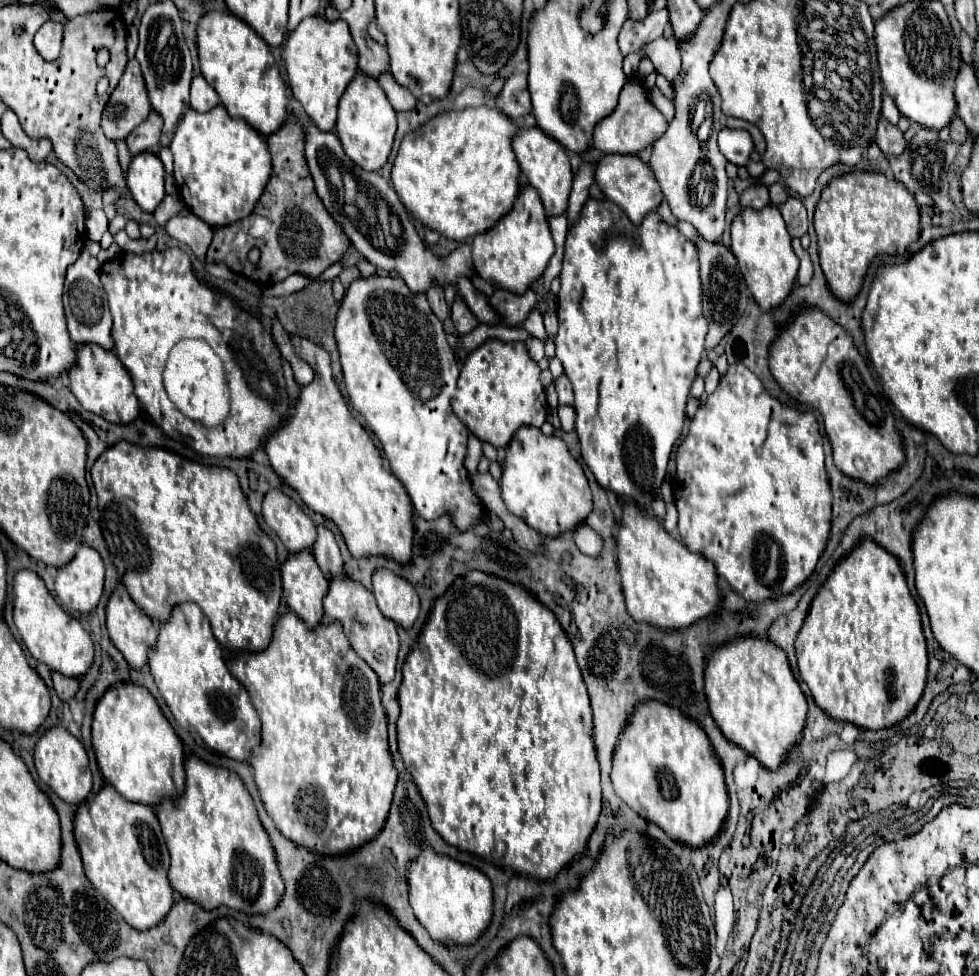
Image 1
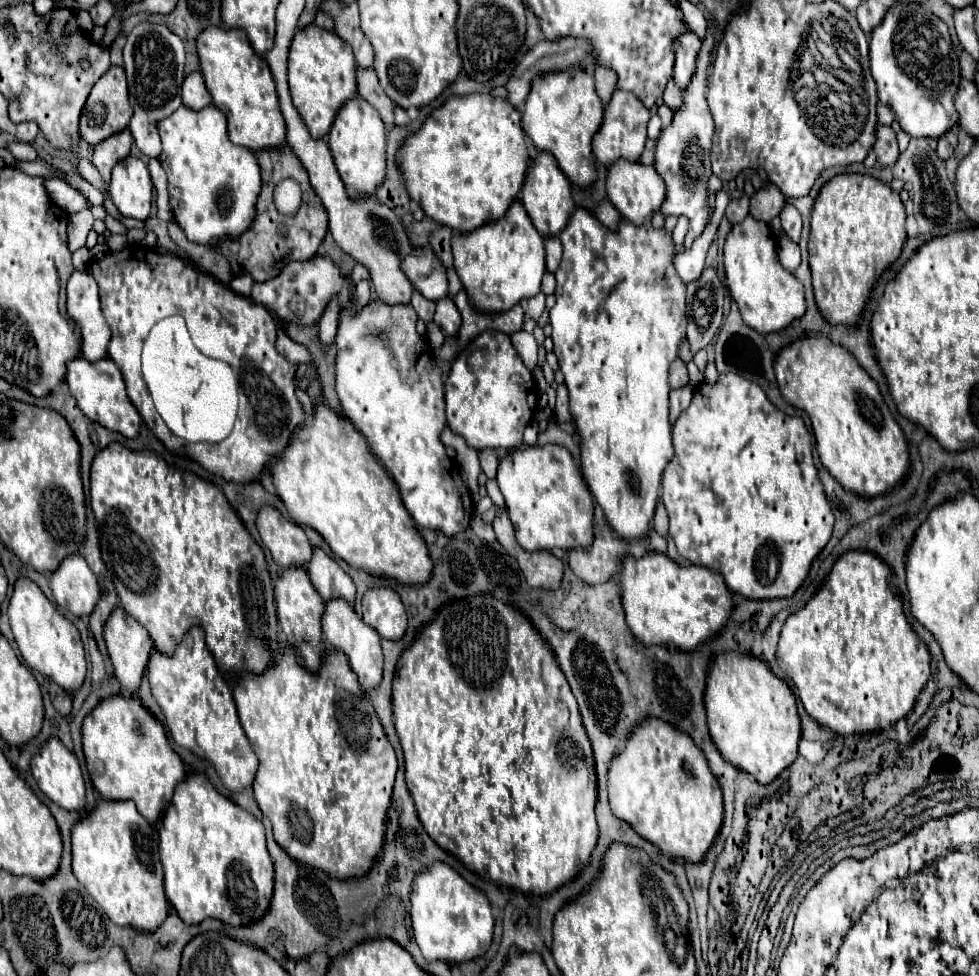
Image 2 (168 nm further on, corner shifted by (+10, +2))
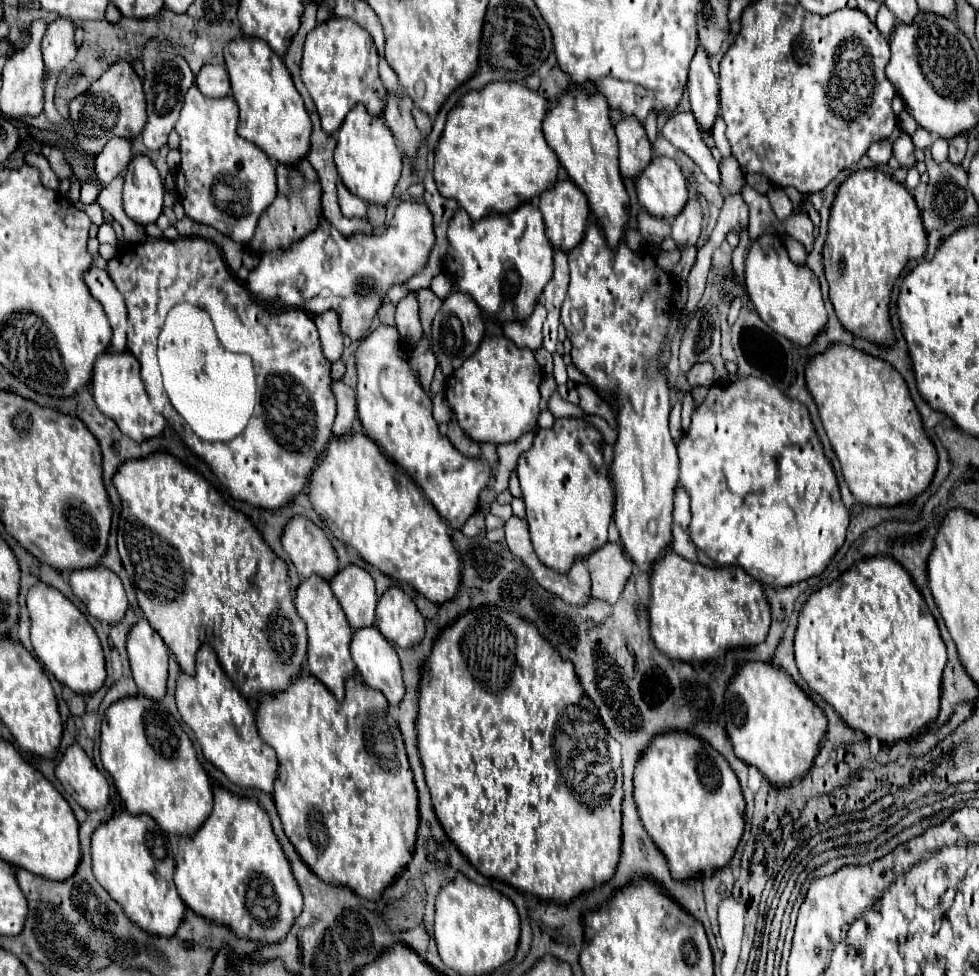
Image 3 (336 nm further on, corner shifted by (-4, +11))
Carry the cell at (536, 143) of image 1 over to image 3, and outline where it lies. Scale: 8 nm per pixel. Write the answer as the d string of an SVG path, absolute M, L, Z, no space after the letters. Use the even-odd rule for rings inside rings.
M568 178L558 180L552 190L540 194L540 212L546 224L546 238L562 252L576 248L588 224L588 200Z

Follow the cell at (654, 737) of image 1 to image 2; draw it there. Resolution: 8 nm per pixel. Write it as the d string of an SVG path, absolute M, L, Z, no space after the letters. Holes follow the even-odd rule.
M656 719L640 721L640 725L632 729L632 737L628 737L626 749L622 749L612 759L612 765L608 769L608 799L616 817L630 823L634 831L660 847L668 857L684 861L704 859L706 851L720 831L724 817L722 789L716 777L712 777L712 771L708 769L708 761L704 761L704 753L700 753L700 747L692 741L692 737L680 733L680 729Z

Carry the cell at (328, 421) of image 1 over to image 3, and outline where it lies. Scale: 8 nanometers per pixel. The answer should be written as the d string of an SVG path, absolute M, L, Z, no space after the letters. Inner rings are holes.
M352 432L350 438L338 440L334 438L320 464L310 476L308 482L308 498L320 518L326 522L330 532L344 542L346 546L354 548L362 560L370 566L378 568L382 574L398 580L408 582L416 592L426 596L434 604L444 604L452 600L458 592L462 570L460 570L460 556L454 548L452 536L448 534L446 522L438 516L436 508L426 500L426 496L414 484L402 484L404 472L392 464L380 448L362 432Z

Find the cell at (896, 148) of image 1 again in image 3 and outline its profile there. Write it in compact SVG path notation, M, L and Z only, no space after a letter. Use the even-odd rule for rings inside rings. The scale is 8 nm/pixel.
M902 132L898 136L898 140L894 142L894 158L900 162L900 166L904 168L912 168L916 164L916 156L914 156L914 144L912 138Z

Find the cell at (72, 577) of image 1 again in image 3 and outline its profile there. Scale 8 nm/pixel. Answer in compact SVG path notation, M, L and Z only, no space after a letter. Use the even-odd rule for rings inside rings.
M94 566L70 572L74 596L86 606L88 614L106 624L118 624L128 608L126 592L120 578L104 568Z

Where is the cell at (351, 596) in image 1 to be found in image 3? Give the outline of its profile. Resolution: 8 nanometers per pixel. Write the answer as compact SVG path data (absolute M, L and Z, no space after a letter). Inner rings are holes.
M370 626L370 628L360 628L354 632L350 650L352 650L352 660L356 662L362 682L366 682L374 690L380 690L386 696L390 706L398 706L406 688L404 688L404 680L402 680L400 660L398 660L394 646L390 642L386 642L386 638L374 626Z

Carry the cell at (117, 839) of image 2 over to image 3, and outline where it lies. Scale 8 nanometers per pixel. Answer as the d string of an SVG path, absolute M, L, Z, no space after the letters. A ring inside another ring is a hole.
M126 810L116 812L108 822L104 822L92 836L92 864L98 884L122 906L126 916L138 924L142 930L158 936L174 936L178 924L184 920L184 902L176 892L174 874L174 850L178 848L178 836L164 832L150 816L132 816Z

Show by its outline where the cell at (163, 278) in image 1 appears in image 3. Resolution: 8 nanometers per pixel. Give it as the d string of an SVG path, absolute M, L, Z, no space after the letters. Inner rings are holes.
M180 236L176 240L148 240L148 244L120 250L116 258L108 262L108 270L110 278L126 296L128 350L142 366L142 380L154 410L168 420L192 452L206 460L232 498L266 510L280 510L292 502L294 496L300 496L306 490L312 470L326 452L336 416L330 360L322 354L312 318L302 312L302 308L290 308L280 314L268 312L264 304L252 298L246 286L230 274L218 246L204 238ZM136 270L140 270L140 278L136 276L134 282L132 274ZM182 302L202 306L212 316L222 346L230 352L250 354L254 360L258 404L246 430L230 442L198 440L198 436L178 420L178 412L170 408L170 400L166 400L166 392L162 392L156 338L168 310Z

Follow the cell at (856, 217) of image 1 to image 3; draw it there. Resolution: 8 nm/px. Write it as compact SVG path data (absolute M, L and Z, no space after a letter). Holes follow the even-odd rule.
M858 170L842 182L830 210L828 238L822 256L826 280L830 286L830 302L834 304L836 316L848 332L878 346L892 346L896 342L890 322L890 292L902 268L910 260L922 258L926 254L926 246L928 242L920 220L920 210L902 184L892 182L880 170Z

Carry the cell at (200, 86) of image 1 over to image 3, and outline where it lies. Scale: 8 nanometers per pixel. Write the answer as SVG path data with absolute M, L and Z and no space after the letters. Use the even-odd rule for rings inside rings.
M204 64L196 76L196 86L210 98L222 98L230 94L230 78L224 66Z

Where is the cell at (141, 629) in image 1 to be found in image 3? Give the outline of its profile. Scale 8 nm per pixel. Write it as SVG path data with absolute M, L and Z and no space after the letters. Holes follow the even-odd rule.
M140 620L132 628L126 648L138 692L150 700L162 702L168 684L168 648L148 620Z

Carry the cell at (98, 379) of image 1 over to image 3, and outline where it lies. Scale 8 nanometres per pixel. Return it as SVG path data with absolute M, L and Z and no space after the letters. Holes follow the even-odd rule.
M106 352L106 356L100 356L94 366L92 388L96 406L118 424L122 434L130 436L134 442L144 442L154 436L160 436L166 428L166 420L150 406L140 378L140 364L132 352Z

